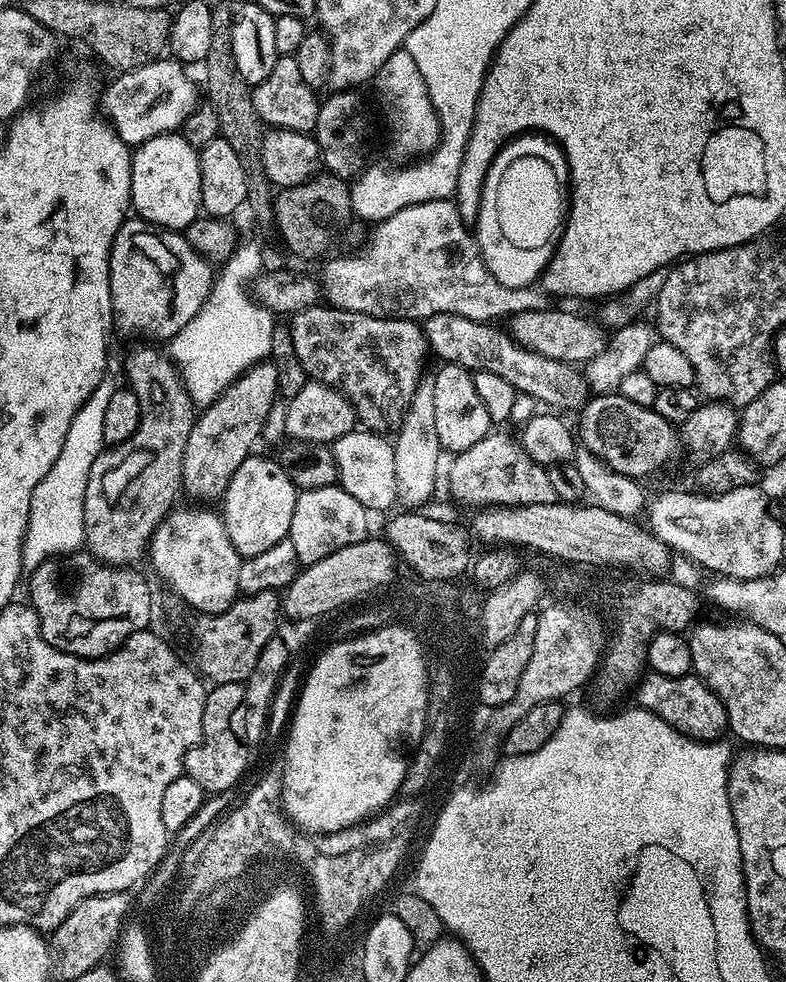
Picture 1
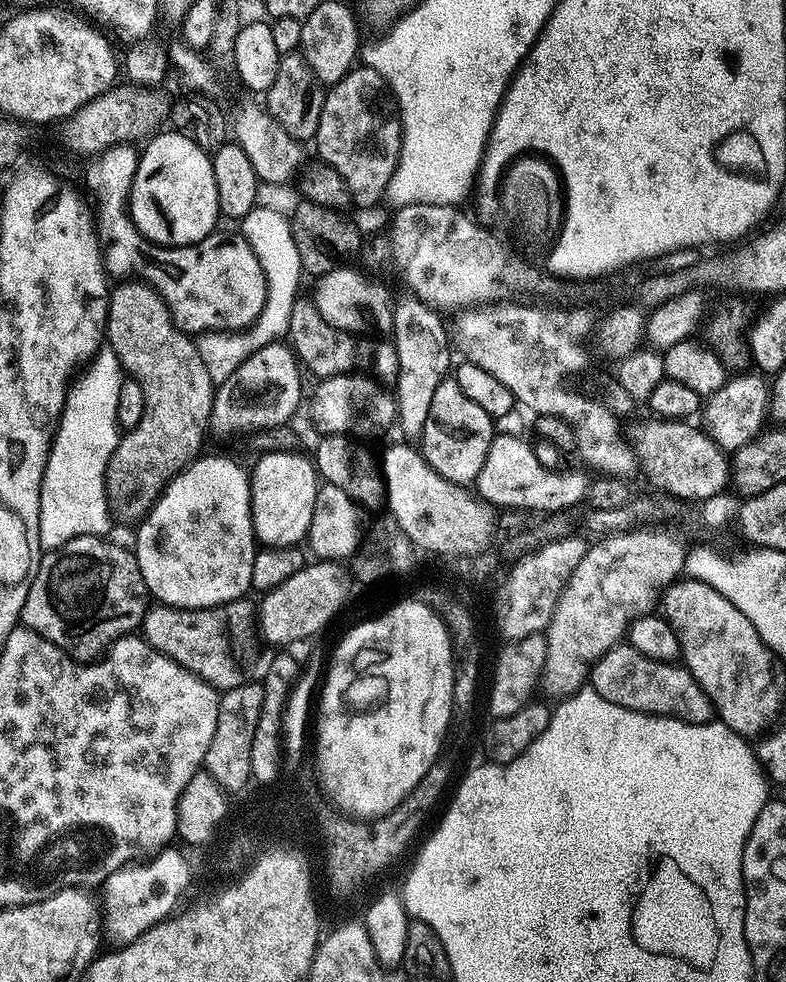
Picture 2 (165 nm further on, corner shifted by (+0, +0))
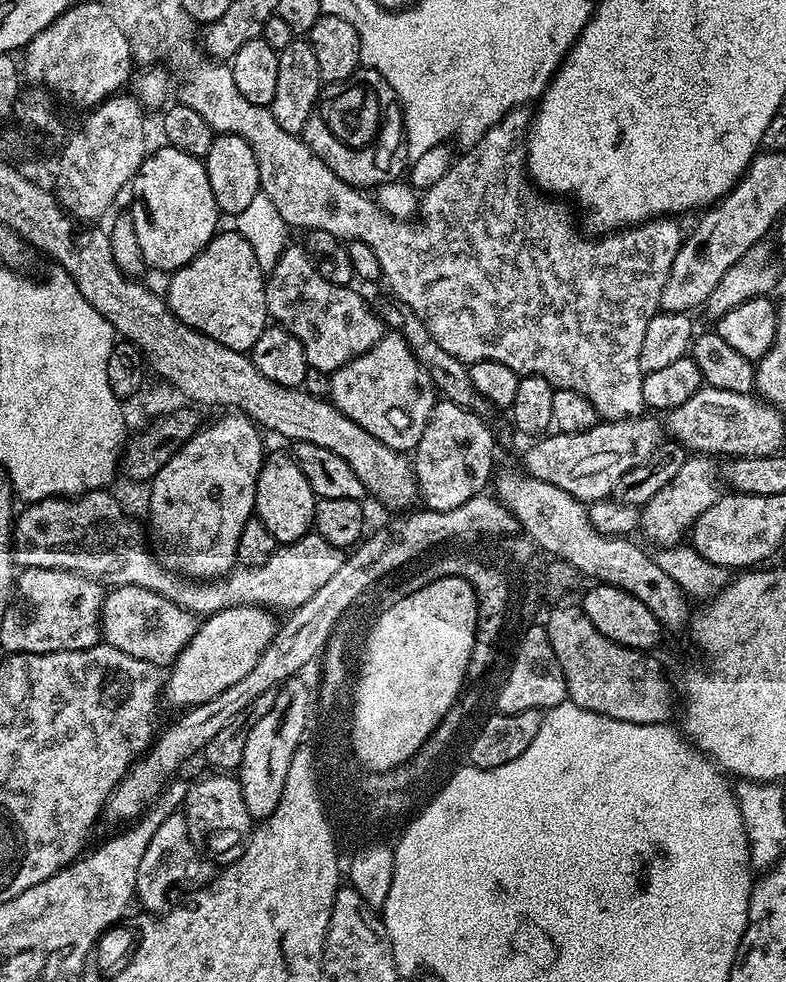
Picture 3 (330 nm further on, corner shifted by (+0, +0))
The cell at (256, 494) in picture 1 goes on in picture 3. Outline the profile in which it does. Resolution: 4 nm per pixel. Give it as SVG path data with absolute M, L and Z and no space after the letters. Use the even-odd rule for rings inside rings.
M265 455L264 464L256 476L256 506L255 519L261 520L274 534L280 544L289 544L298 538L309 535L313 527L312 519L316 513L317 497L312 493L310 482L306 482L306 474L298 470L291 455Z

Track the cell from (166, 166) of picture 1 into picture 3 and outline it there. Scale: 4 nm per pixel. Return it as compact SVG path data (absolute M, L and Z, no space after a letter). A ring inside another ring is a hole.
M171 146L163 147L149 151L132 178L130 215L145 265L171 274L189 264L212 241L218 231L218 209L203 159Z

